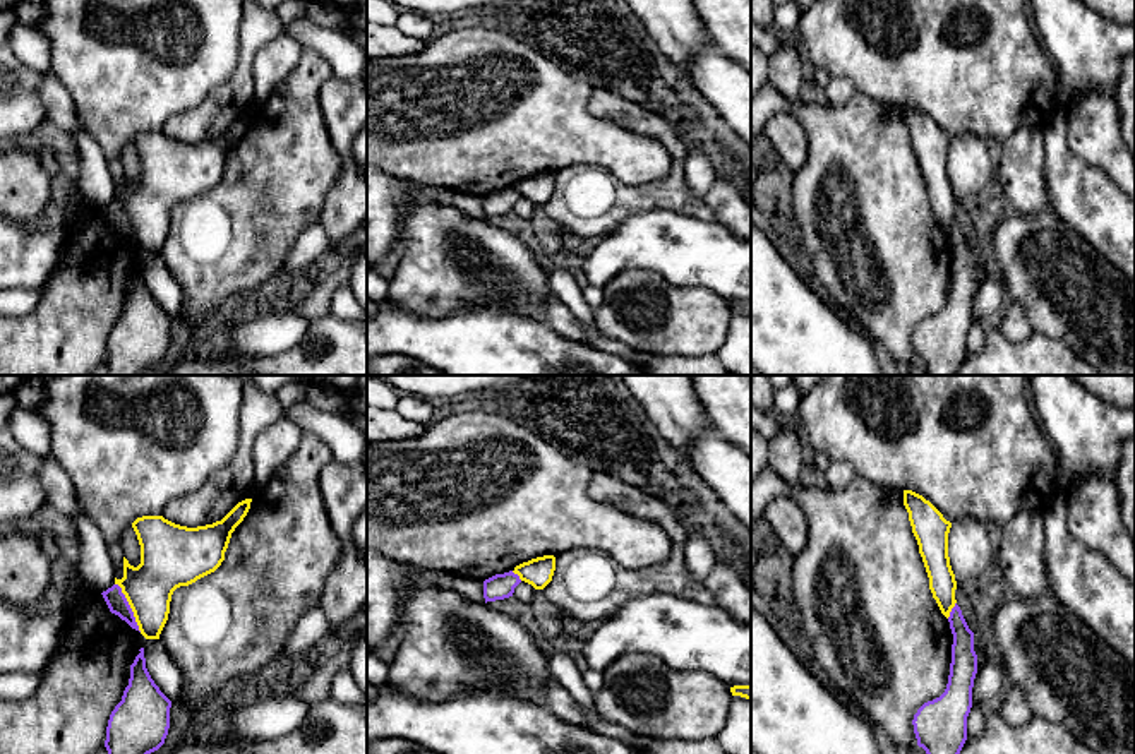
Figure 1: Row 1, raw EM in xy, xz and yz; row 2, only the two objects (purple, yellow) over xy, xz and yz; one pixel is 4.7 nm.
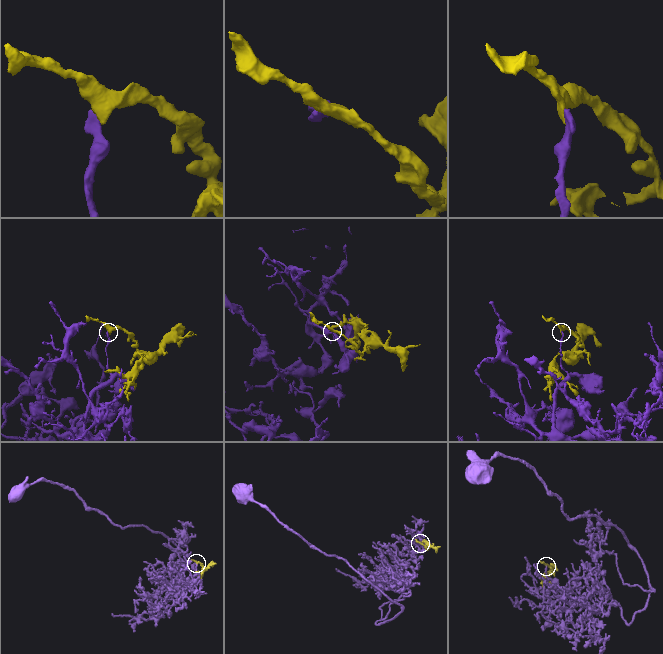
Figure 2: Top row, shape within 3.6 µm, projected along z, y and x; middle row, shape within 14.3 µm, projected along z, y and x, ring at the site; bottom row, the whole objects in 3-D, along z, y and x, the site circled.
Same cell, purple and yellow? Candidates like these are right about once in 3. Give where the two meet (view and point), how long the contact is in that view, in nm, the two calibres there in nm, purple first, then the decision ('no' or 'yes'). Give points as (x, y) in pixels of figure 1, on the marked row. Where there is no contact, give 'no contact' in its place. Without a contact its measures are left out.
xy (129, 607) | 260 nm | 90/220 nm | no

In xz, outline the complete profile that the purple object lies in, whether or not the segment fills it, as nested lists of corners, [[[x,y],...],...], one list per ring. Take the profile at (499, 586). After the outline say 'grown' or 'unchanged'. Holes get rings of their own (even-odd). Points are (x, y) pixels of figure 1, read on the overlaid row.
[[[513,571],[495,574],[483,581],[483,598],[487,601],[504,600],[513,596],[514,588],[521,583],[519,576]]] | unchanged

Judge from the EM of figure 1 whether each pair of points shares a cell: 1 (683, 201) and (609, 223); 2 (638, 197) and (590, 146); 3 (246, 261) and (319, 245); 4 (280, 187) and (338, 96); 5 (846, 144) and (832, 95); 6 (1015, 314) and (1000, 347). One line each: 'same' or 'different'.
1: same
2: different
3: different
4: different
5: different
6: different

